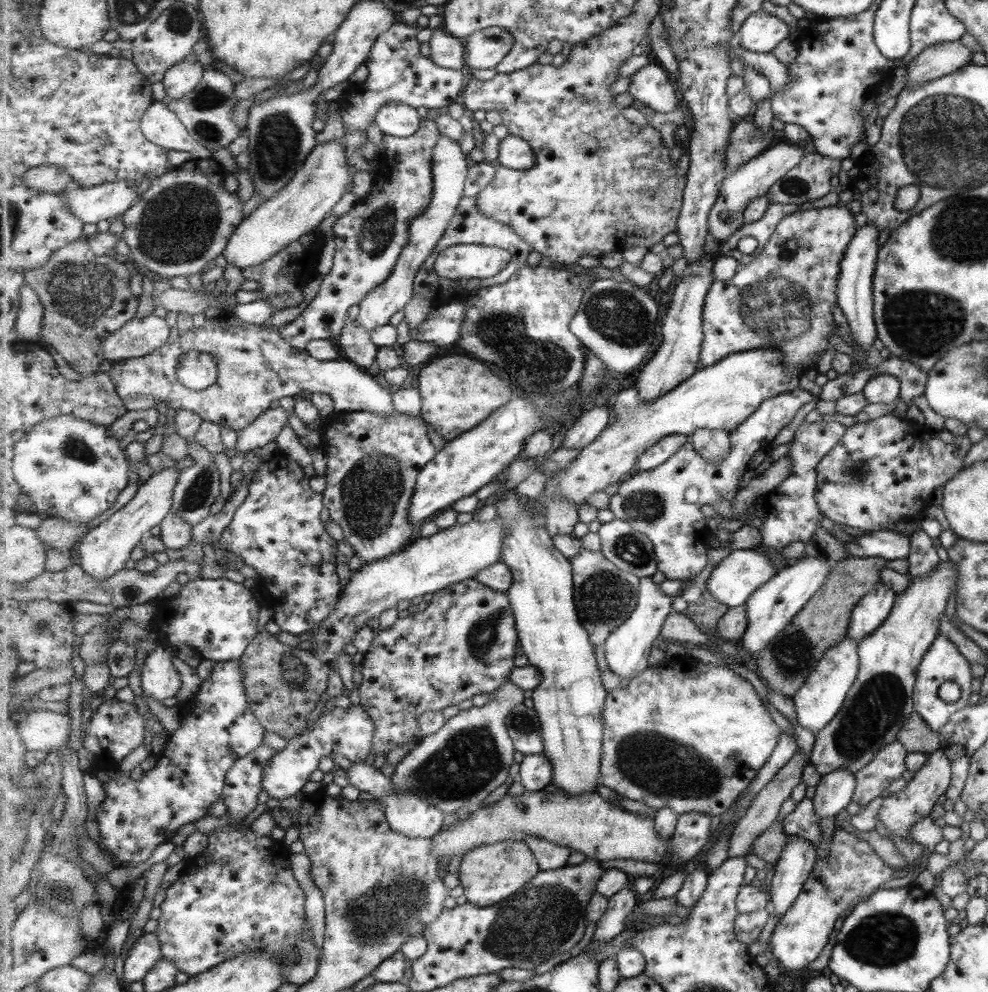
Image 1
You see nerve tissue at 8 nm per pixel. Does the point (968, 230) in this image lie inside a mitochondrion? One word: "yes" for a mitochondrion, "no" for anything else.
yes

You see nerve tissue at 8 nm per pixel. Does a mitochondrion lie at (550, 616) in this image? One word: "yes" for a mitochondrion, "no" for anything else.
no

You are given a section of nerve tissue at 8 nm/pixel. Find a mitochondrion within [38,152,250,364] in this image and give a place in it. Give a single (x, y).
(177, 226)

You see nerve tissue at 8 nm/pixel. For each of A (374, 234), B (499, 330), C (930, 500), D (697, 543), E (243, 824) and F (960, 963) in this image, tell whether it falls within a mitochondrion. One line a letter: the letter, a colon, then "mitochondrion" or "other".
A: mitochondrion
B: mitochondrion
C: other
D: other
E: other
F: other

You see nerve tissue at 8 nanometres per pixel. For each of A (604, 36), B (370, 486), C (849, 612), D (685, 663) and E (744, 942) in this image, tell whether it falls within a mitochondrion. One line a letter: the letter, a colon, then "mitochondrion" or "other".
A: other
B: mitochondrion
C: other
D: other
E: other

